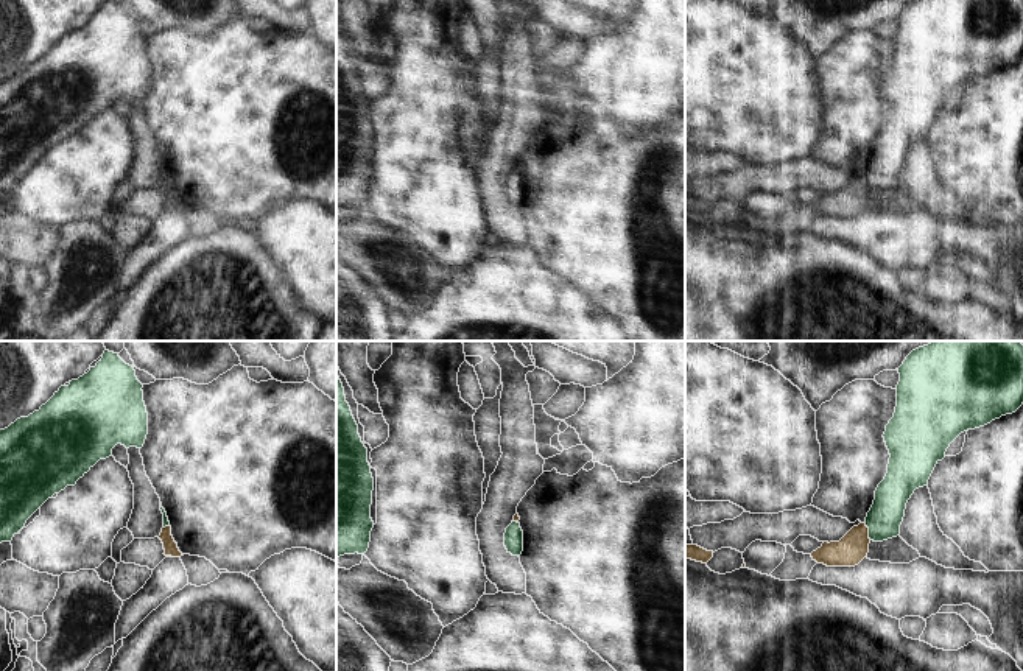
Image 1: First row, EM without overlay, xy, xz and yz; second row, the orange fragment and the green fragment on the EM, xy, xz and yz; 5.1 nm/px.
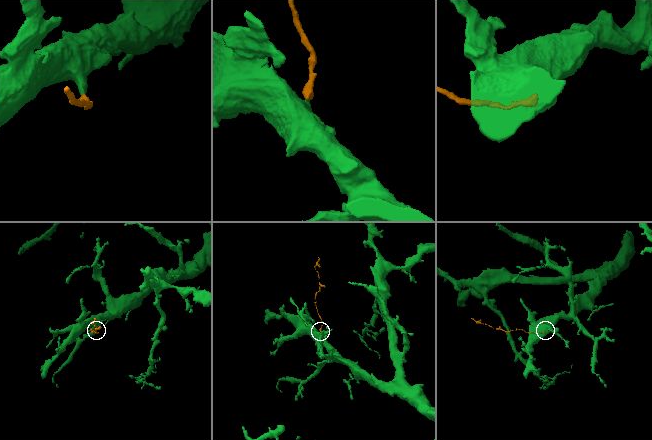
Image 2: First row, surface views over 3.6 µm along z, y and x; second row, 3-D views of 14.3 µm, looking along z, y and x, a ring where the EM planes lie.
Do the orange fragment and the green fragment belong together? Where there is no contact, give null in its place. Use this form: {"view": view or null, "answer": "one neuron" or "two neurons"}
{"view": "yz", "answer": "one neuron"}

